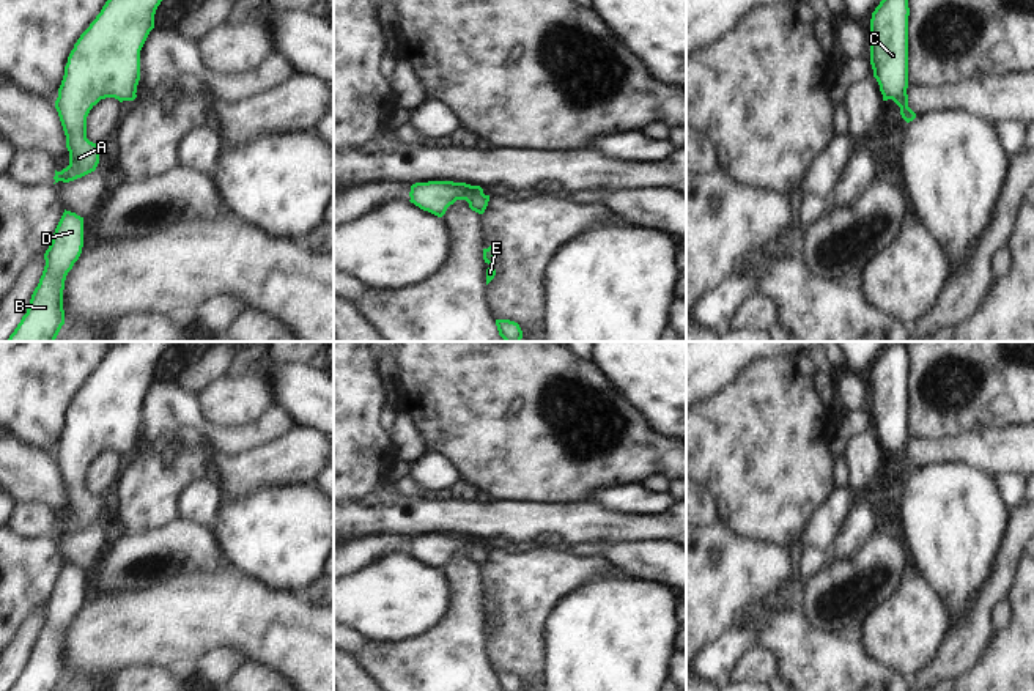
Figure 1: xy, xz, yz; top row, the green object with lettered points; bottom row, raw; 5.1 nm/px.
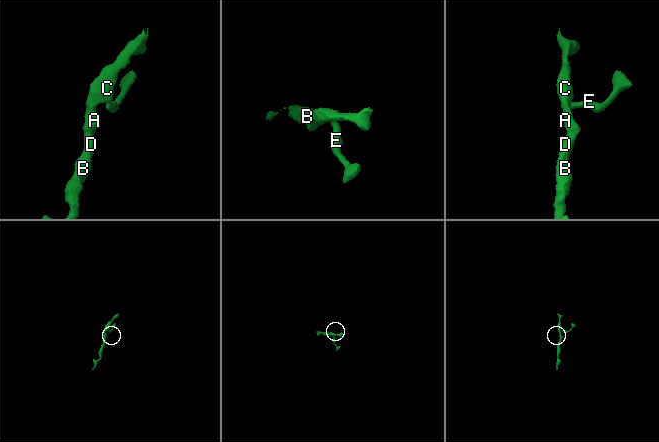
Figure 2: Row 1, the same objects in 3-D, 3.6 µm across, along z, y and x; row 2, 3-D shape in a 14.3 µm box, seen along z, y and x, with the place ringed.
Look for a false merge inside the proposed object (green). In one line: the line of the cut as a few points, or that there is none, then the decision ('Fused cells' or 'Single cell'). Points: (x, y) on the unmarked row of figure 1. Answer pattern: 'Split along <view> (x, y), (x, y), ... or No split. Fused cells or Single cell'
No split. Single cell

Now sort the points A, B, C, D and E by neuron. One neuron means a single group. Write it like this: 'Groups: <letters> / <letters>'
Groups: A B C D E

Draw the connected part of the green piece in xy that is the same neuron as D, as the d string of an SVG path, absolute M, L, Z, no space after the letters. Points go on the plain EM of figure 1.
M63 565L44 606L46 619L27 666L9 691L57 691L65 677L63 642L68 625L83 600L83 570Z

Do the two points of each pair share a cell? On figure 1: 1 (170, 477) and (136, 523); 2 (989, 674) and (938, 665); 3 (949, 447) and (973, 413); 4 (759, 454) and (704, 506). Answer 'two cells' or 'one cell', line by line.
1: one cell
2: two cells
3: two cells
4: two cells

